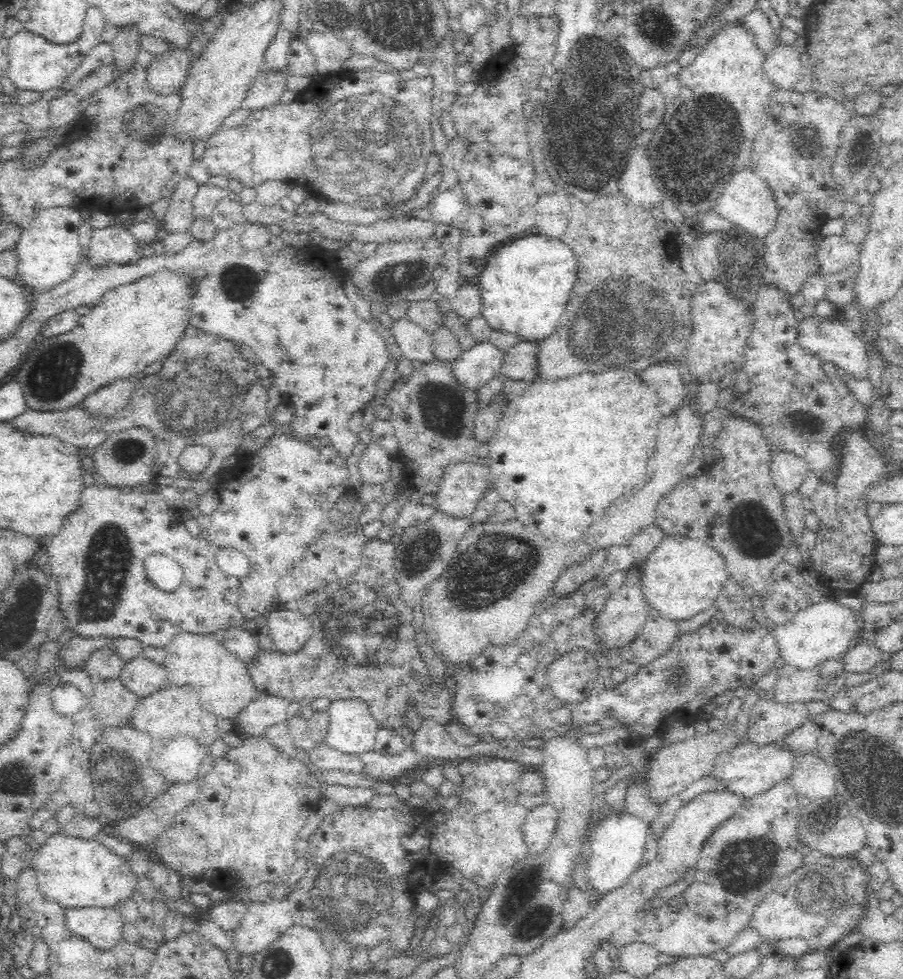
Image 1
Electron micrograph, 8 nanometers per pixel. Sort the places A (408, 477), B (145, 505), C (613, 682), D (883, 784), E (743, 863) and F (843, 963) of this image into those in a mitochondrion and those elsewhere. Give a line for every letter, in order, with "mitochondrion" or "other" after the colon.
A: other
B: other
C: other
D: mitochondrion
E: mitochondrion
F: other

